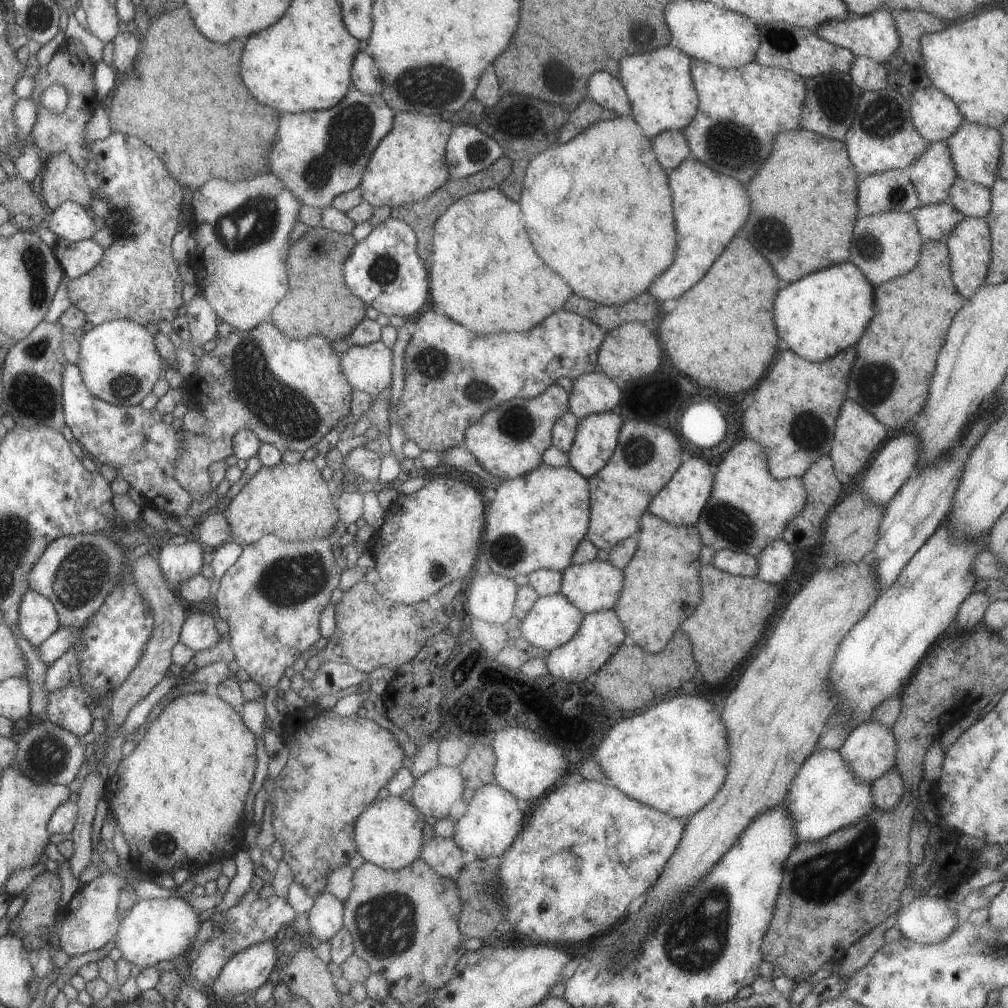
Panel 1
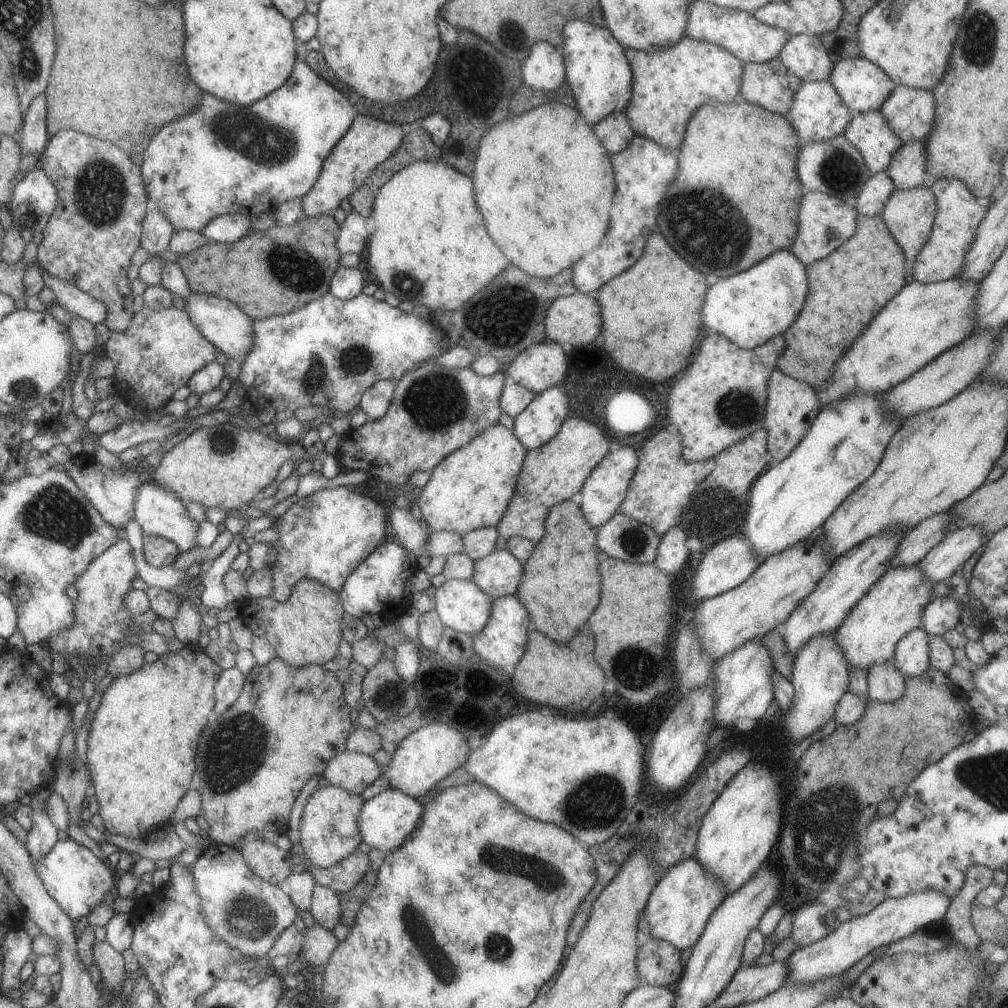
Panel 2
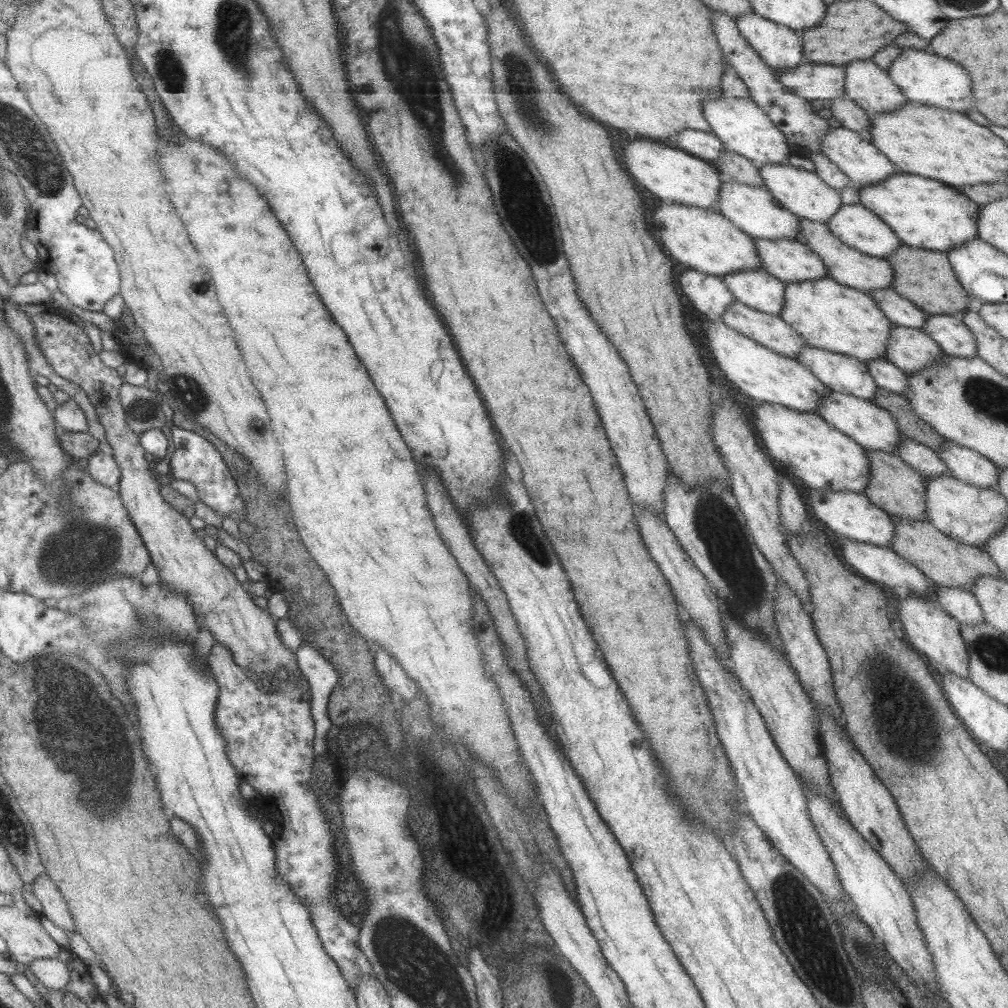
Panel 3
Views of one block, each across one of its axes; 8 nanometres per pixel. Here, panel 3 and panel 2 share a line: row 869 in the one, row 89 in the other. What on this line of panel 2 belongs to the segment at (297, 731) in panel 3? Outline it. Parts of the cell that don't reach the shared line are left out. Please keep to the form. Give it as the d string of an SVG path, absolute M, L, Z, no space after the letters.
M295 59L295 68L289 75L287 82L279 86L255 102L248 104L247 106L237 106L224 100L219 100L215 96L210 95L203 91L201 96L201 104L198 104L197 110L165 124L157 134L153 137L153 140L149 142L149 146L145 148L145 152L142 152L143 161L140 166L142 174L143 184L145 192L147 193L148 201L153 202L157 206L157 210L161 211L161 214L165 216L165 220L169 220L169 224L173 226L173 230L185 229L188 231L203 230L203 227L213 218L227 215L227 214L242 214L243 216L257 217L263 212L274 212L276 206L291 200L292 198L302 197L310 188L315 184L315 180L321 172L321 165L323 159L331 152L331 149L337 141L347 132L349 125L356 117L356 112L353 110L353 106L349 104L349 101L341 94L337 92L336 88L333 88L328 82L325 82L320 76L317 76L305 61Z

